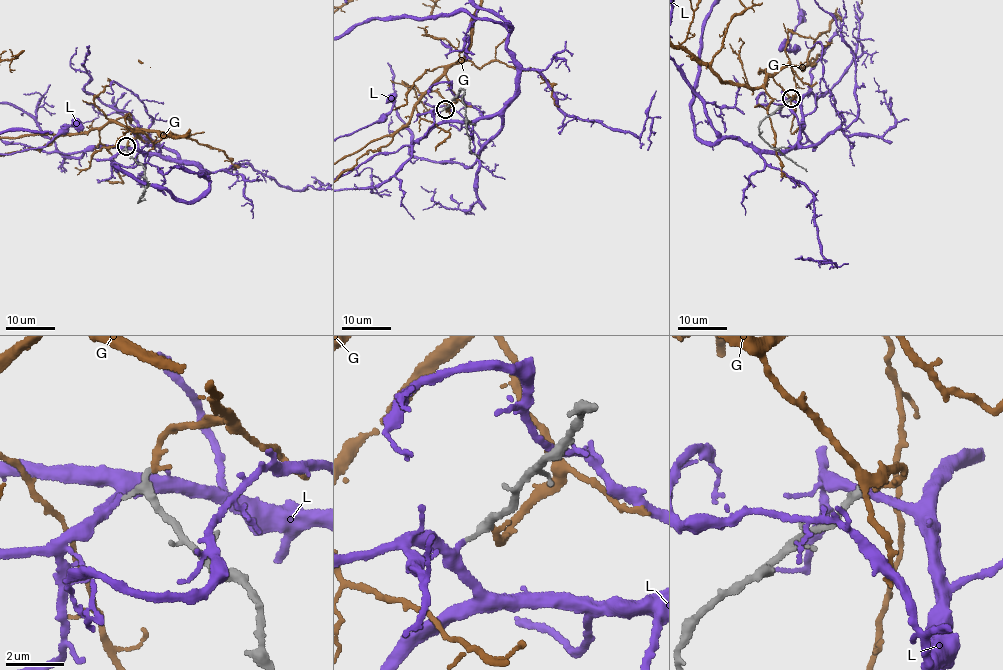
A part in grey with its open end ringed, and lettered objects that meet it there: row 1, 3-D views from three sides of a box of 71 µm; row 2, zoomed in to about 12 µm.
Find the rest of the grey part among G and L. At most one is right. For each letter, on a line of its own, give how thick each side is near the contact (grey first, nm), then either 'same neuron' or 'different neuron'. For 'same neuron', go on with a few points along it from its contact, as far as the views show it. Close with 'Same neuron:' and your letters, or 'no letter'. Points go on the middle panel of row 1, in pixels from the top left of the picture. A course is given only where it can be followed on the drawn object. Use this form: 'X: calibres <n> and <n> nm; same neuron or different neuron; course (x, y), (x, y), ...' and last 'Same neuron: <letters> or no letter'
G: calibres 240 and 240 nm; same neuron
L: calibres 150 and 180 nm; different neuron
Same neuron: G

